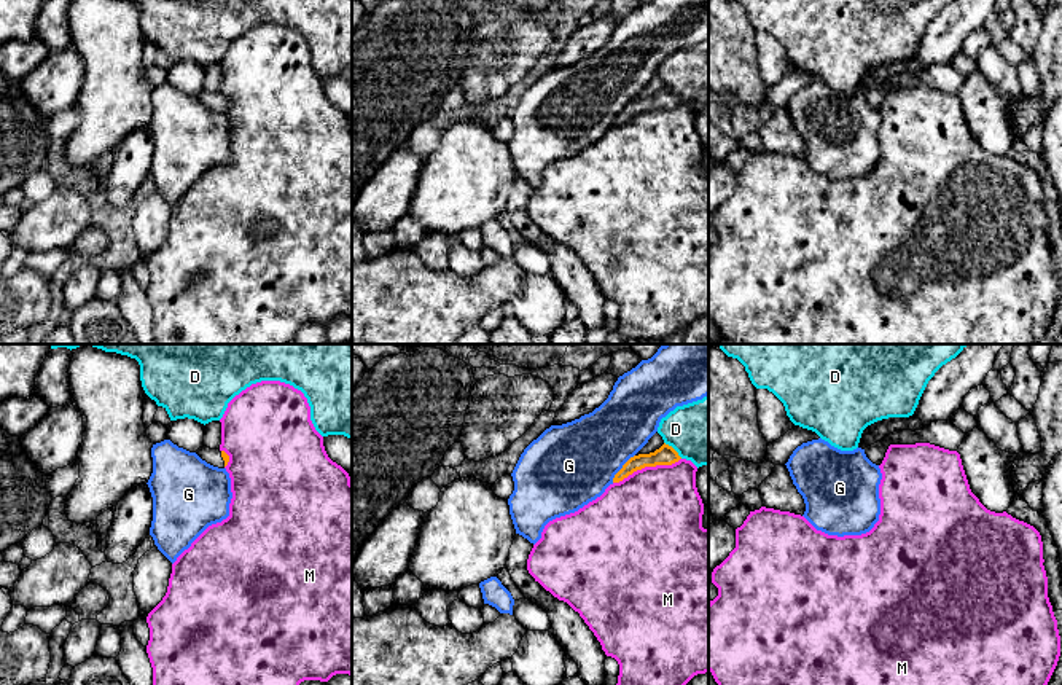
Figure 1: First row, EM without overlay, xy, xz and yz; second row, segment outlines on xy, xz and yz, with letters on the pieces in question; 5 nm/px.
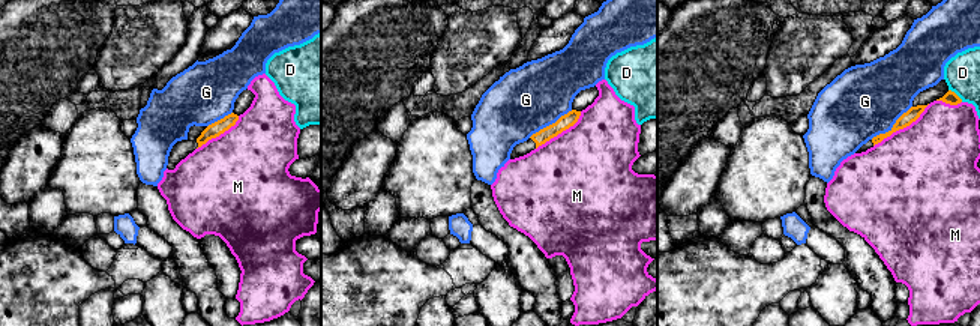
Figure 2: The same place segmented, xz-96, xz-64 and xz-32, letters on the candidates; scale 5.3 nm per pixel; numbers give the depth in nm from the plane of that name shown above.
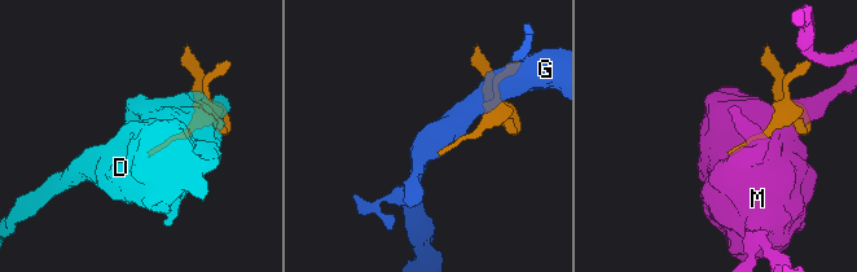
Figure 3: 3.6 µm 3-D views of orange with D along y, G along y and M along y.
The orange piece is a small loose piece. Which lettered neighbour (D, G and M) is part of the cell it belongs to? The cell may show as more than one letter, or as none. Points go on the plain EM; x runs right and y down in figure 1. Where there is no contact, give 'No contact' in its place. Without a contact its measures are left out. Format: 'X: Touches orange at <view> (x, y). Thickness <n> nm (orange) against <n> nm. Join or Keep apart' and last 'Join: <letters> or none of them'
D: Touches orange at xz (674, 93). Thickness 100 nm (orange) against 340 nm. Keep apart
G: Touches orange at xz (621, 112). Thickness 100 nm (orange) against 420 nm. Keep apart
M: Touches orange at xz (647, 109). Thickness 100 nm (orange) against 460 nm. Keep apart
Join: none of them

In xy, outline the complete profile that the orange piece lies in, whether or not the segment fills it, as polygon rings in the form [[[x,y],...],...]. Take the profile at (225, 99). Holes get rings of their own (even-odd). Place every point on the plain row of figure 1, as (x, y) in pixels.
[[[207,89],[199,91],[196,97],[207,107],[218,110],[218,112],[225,112],[229,105],[229,99],[225,94],[210,92]]]

